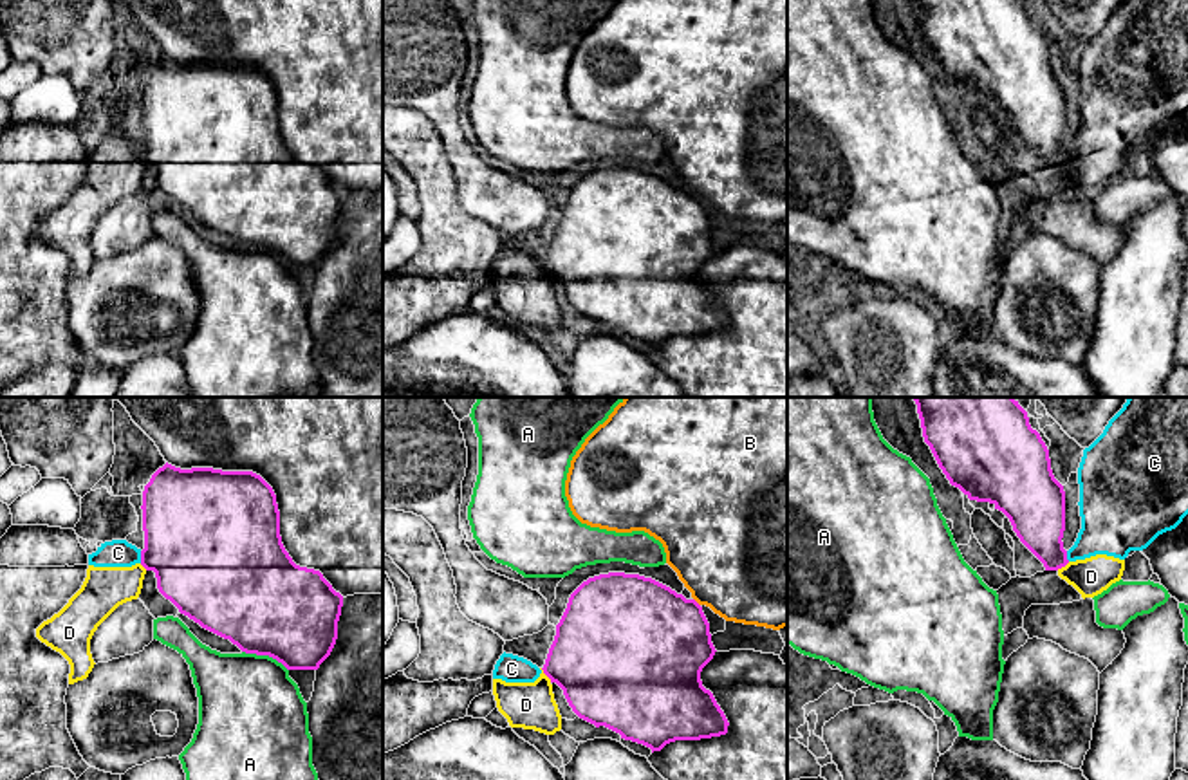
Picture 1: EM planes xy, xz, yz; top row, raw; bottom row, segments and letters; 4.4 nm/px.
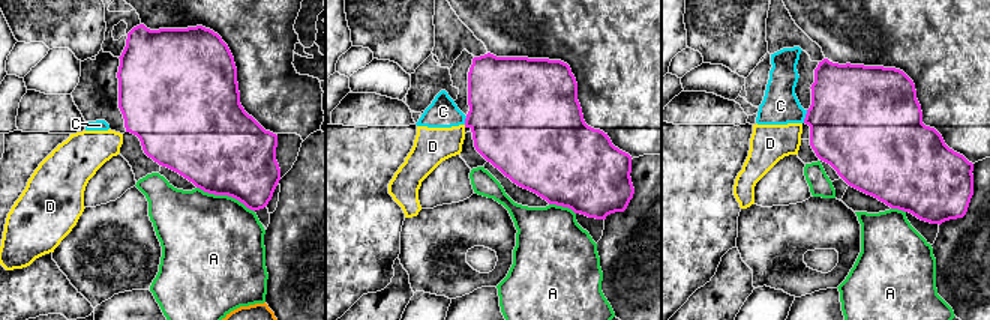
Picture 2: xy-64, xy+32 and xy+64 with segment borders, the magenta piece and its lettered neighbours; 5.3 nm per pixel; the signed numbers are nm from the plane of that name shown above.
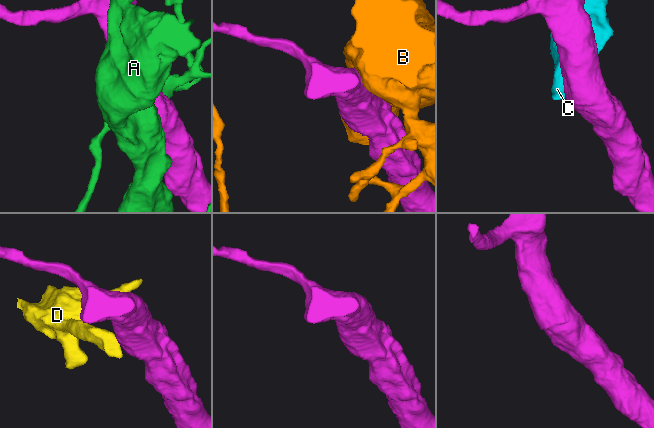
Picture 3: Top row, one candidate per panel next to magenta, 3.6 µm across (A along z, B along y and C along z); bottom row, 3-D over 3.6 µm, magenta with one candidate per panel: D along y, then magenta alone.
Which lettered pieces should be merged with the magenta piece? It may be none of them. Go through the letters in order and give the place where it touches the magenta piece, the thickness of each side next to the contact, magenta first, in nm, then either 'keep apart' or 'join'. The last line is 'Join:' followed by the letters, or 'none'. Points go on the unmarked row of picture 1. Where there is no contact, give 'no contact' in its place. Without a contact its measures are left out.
A: contact xy (266, 250); calibres 460 and 440 nm; keep apart
B: contact xz (696, 197); calibres 480 and 480 nm; keep apart
C: contact xy (141, 152); calibres 460 and 130 nm; keep apart
D: contact xz (546, 269); calibres 440 and 200 nm; keep apart
Join: none

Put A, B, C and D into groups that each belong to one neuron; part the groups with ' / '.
A / B / C D

